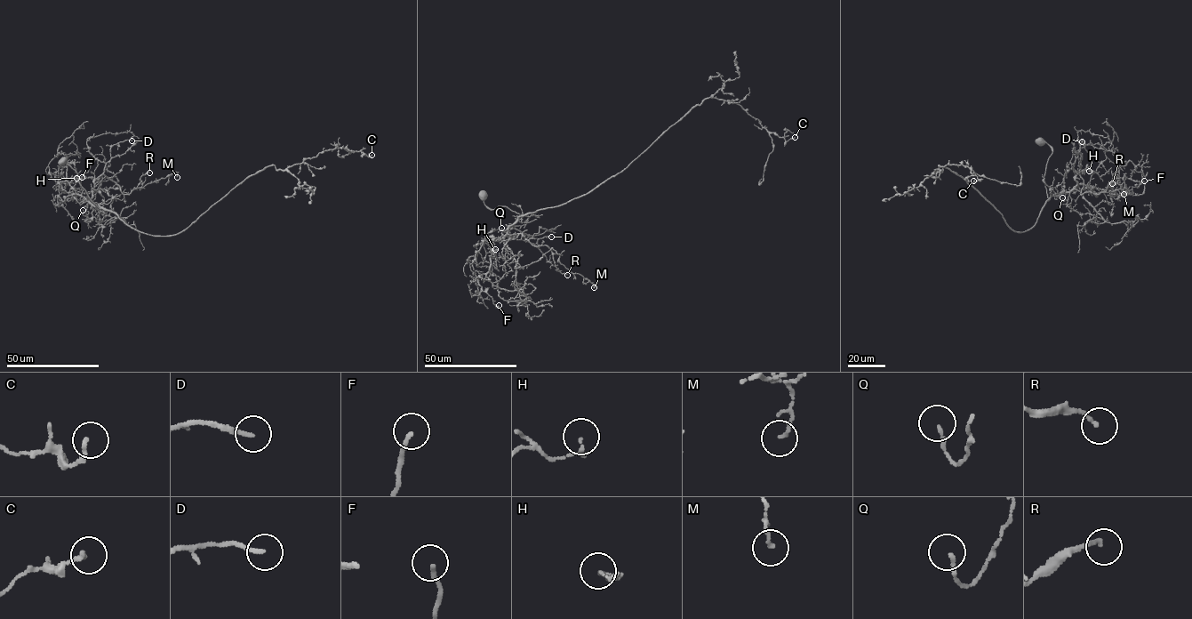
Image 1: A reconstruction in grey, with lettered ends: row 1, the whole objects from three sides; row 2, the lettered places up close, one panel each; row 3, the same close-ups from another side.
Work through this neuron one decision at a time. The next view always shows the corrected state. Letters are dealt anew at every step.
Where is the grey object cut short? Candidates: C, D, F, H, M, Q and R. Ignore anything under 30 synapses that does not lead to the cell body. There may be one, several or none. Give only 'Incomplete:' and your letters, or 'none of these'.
Incomplete: none of these

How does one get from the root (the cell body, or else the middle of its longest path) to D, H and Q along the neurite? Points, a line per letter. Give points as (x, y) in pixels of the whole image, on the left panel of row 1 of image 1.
D: (63, 162), (76, 172), (79, 184), (100, 208), (90, 200), (94, 182), (110, 159), (112, 146), (132, 140)
H: (63, 162), (76, 172), (79, 184), (90, 200), (100, 208), (76, 194), (64, 181), (76, 178)
Q: (63, 162), (76, 172), (78, 182), (90, 200), (101, 208), (89, 203), (84, 212), (83, 210)

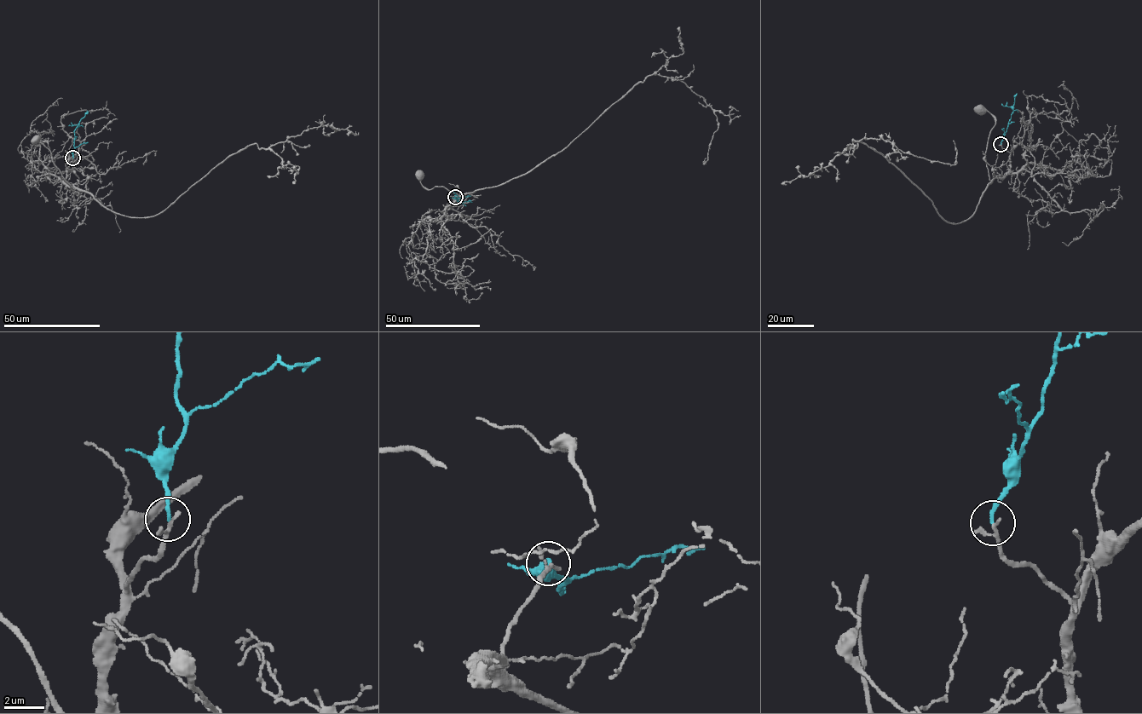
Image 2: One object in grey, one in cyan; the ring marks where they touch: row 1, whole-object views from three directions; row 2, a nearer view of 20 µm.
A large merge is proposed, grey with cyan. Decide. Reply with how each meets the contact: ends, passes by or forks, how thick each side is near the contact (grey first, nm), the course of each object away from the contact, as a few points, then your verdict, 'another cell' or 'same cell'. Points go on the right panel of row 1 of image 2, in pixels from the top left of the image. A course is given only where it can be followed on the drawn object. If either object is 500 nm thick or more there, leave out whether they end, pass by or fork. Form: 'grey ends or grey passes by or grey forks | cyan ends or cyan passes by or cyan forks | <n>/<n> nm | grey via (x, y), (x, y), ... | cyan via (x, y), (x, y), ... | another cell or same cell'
grey passes by | cyan ends | 140/190 nm | grey via (1000, 144), (1010, 153), (1010, 168), (1002, 178), (990, 180), (985, 152), (995, 120), (987, 111), (981, 111) | cyan via (1000, 144), (1017, 93) | same cell

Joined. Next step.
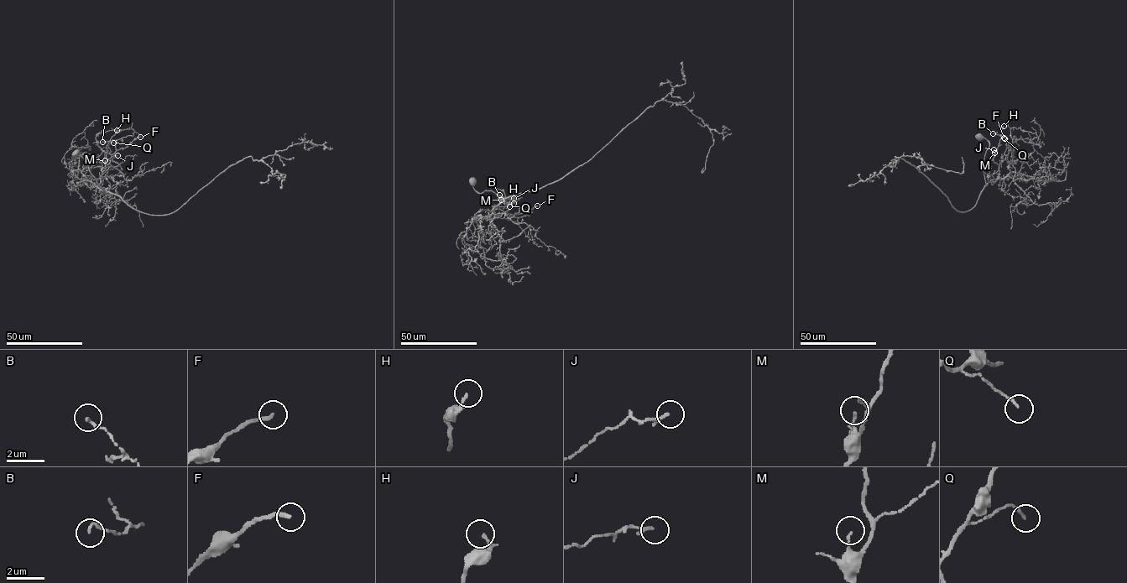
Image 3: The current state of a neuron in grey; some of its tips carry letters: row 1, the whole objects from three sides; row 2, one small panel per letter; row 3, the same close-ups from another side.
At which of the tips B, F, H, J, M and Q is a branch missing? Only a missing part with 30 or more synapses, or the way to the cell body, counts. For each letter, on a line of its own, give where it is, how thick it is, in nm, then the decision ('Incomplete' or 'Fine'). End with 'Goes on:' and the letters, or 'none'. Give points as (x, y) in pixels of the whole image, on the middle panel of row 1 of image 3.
B: Place: (499, 195). Thickness 140 nm. Fine
F: Place: (537, 205). Thickness 200 nm. Incomplete
H: Place: (513, 203). Thickness 150 nm. Fine
J: Place: (513, 198). Thickness 160 nm. Fine
M: Place: (501, 200). Thickness 120 nm. Fine
Q: Place: (509, 206). Thickness 120 nm. Fine
Goes on: F

